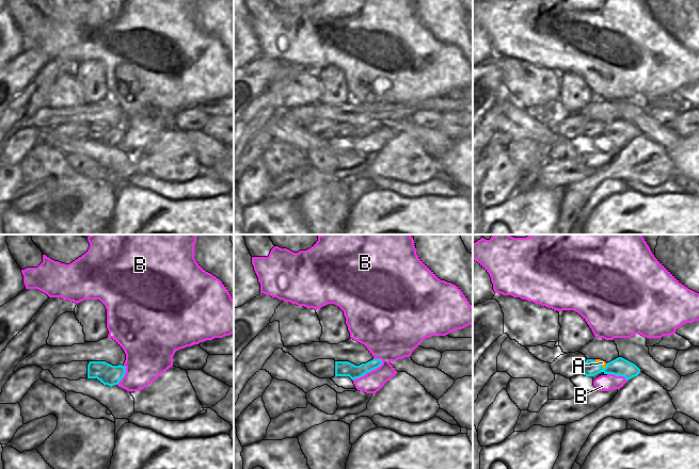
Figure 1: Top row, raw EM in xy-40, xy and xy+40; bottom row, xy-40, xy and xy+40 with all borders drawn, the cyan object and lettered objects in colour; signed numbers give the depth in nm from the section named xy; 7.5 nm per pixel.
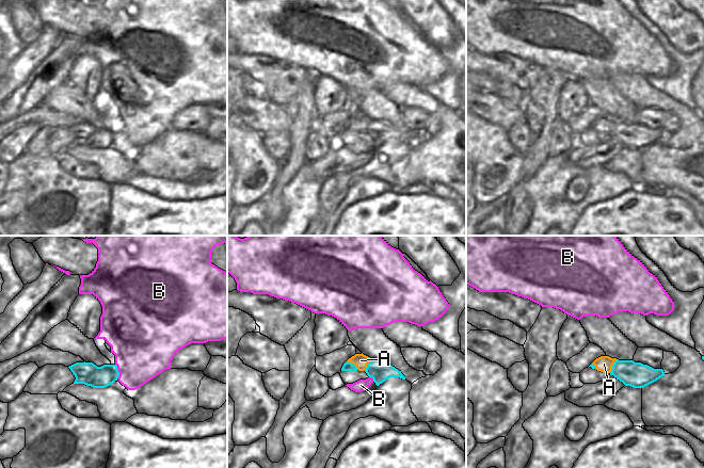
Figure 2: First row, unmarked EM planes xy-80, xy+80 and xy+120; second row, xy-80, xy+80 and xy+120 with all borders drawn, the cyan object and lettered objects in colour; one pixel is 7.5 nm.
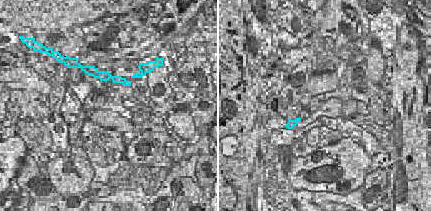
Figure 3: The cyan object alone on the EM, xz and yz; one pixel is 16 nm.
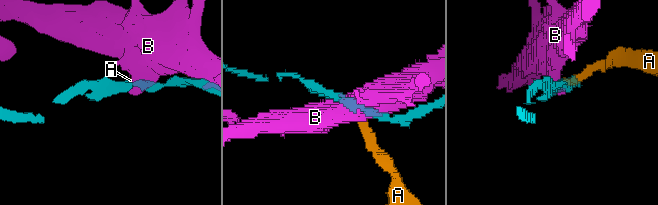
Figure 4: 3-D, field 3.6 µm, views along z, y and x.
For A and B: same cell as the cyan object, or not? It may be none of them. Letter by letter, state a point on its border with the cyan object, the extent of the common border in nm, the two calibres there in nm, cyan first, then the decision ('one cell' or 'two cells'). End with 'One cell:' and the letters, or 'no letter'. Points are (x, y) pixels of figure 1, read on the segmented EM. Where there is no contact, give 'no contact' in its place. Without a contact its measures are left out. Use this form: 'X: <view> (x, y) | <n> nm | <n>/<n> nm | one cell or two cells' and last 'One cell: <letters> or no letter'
A: xy+40 (601, 365) | 110 nm | 140/40 nm | two cells
B: xy (368, 371) | 280 nm | 110/260 nm | two cells
One cell: no letter

